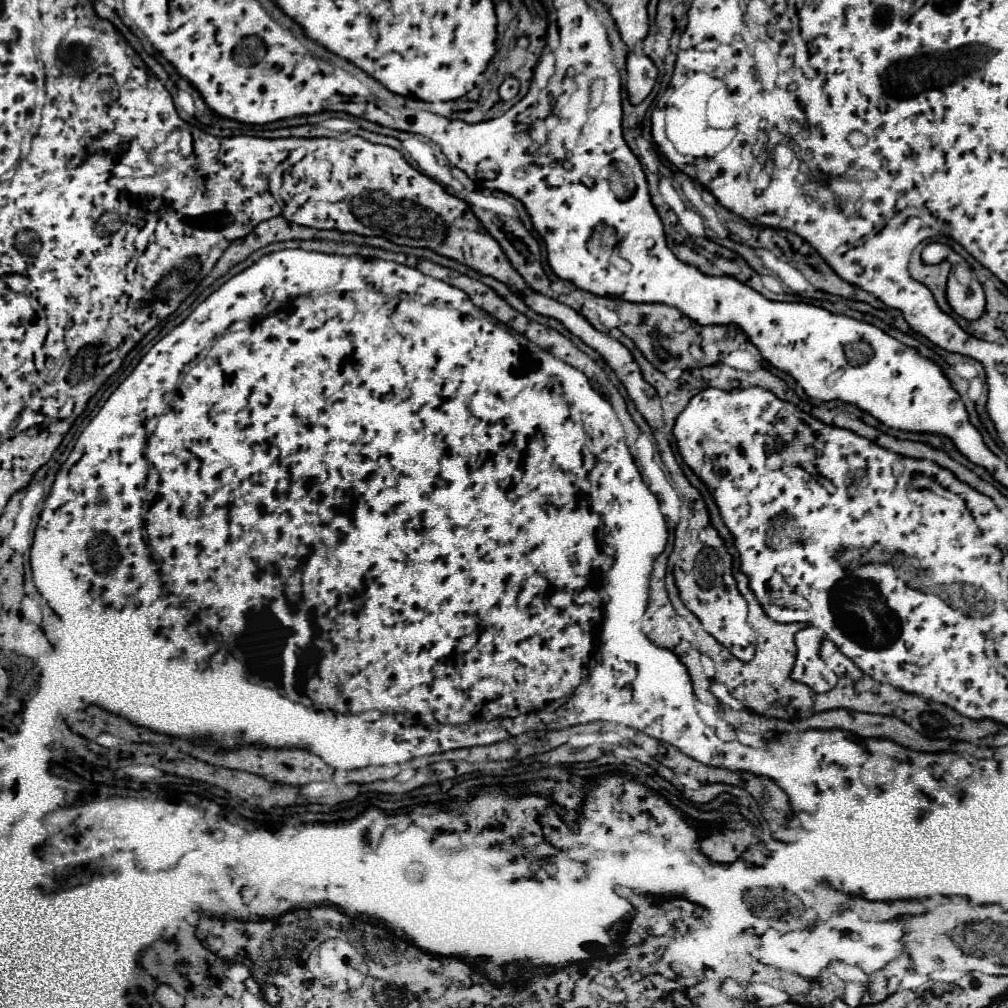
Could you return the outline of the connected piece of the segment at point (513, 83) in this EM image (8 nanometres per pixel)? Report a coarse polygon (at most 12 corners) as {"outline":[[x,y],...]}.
{"outline":[[505,77],[499,85],[501,99],[513,99],[519,93],[519,81]]}

